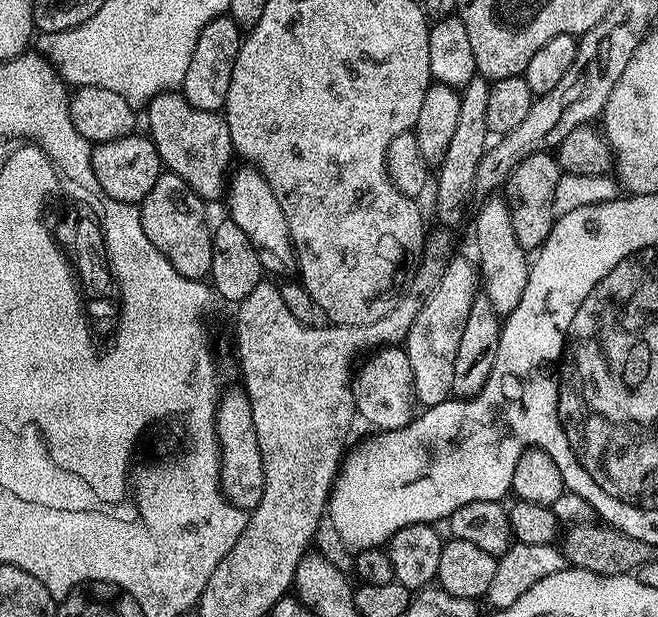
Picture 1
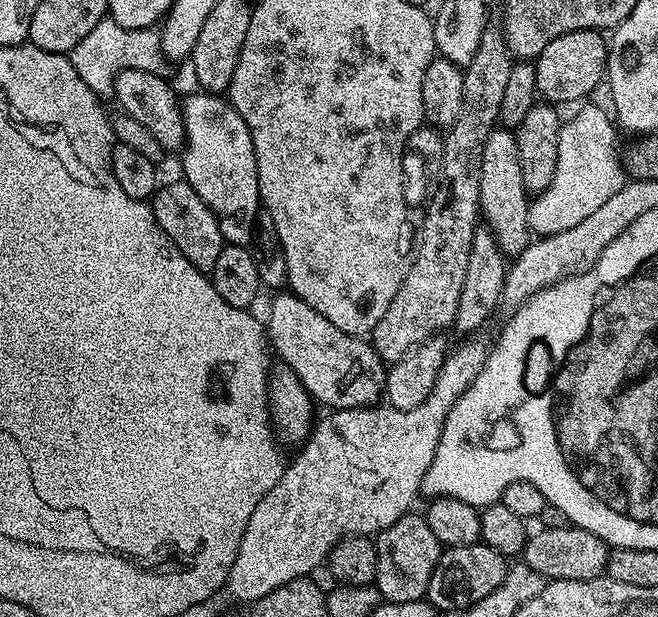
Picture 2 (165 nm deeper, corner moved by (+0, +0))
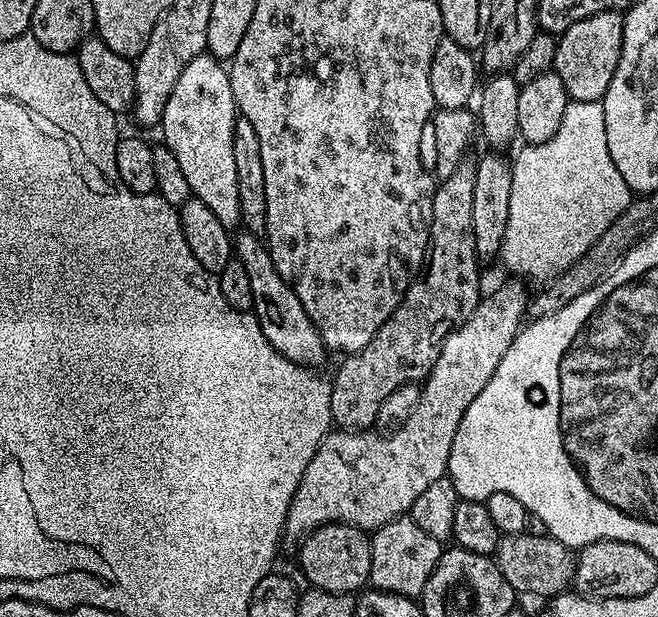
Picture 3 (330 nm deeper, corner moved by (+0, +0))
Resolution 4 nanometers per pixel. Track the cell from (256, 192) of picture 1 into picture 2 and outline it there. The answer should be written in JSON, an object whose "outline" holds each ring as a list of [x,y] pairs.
{"outline":[[[196,90],[193,96],[184,96],[182,100],[185,134],[182,157],[184,156],[183,179],[210,206],[225,241],[230,244],[247,245],[257,223],[256,215],[261,215],[260,191],[258,190],[258,162],[254,158],[254,142],[246,122],[234,110],[234,106],[223,95]]]}

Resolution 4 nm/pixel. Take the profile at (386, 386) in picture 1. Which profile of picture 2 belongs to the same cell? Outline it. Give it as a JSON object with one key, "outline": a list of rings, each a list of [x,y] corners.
{"outline":[[[280,290],[275,293],[276,296],[272,300],[272,305],[268,308],[268,320],[266,319],[266,340],[270,345],[271,351],[280,355],[280,362],[283,367],[288,368],[302,382],[302,386],[312,397],[317,405],[325,404],[325,409],[339,410],[341,408],[366,408],[377,403],[376,400],[383,392],[386,392],[386,364],[380,359],[379,354],[373,350],[371,343],[367,339],[359,336],[351,336],[342,330],[338,330],[338,326],[334,326],[334,322],[326,322],[326,318],[322,318],[322,314],[318,314],[318,310],[314,310],[314,306],[306,306],[306,302],[302,302],[302,298],[298,298],[290,290]]]}

